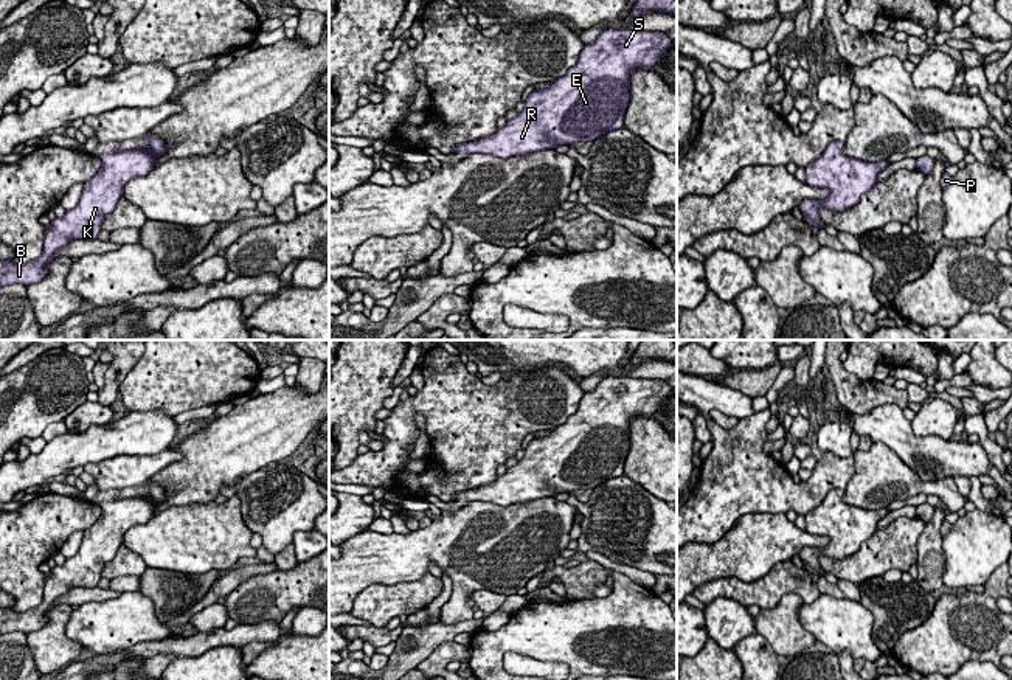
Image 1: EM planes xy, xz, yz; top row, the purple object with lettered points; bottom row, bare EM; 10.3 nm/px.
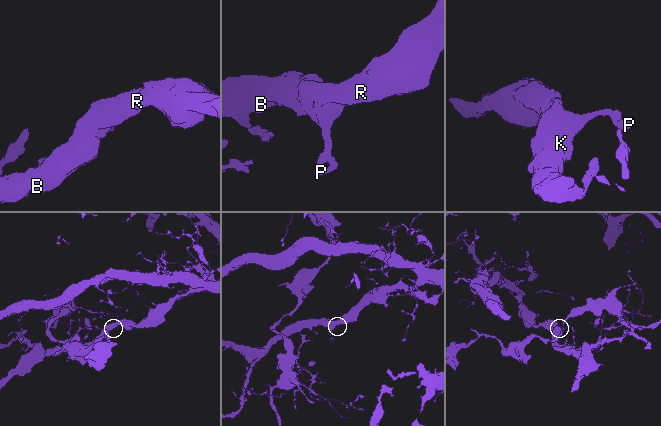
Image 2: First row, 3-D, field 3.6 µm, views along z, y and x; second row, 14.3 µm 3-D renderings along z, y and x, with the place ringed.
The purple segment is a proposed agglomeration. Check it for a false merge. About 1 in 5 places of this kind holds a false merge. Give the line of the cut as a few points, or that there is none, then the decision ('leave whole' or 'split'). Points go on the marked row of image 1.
cut none; leave whole

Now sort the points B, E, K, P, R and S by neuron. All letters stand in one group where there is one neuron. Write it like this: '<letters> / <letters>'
B E K P R S

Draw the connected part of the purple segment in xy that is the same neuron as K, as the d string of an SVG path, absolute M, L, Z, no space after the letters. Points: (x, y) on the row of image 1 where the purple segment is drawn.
M147 132L143 138L144 147L121 152L112 141L113 147L99 157L98 172L84 182L78 205L50 222L42 256L26 264L0 259L0 289L16 283L39 283L48 273L56 252L71 239L98 239L104 219L115 210L127 182L147 175L155 168L155 160L166 152L165 140L160 137Z

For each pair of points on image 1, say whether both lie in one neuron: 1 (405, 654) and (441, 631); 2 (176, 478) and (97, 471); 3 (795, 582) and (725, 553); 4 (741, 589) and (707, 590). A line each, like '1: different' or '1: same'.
1: same
2: different
3: different
4: same

